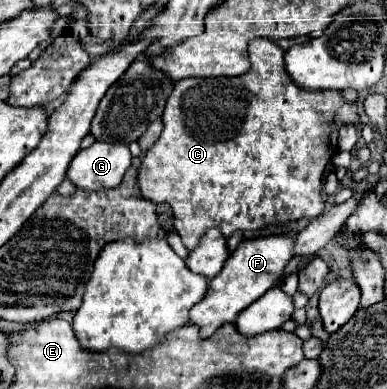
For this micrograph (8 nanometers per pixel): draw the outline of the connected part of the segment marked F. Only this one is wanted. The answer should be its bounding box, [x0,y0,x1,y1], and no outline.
[189,234,295,338]

